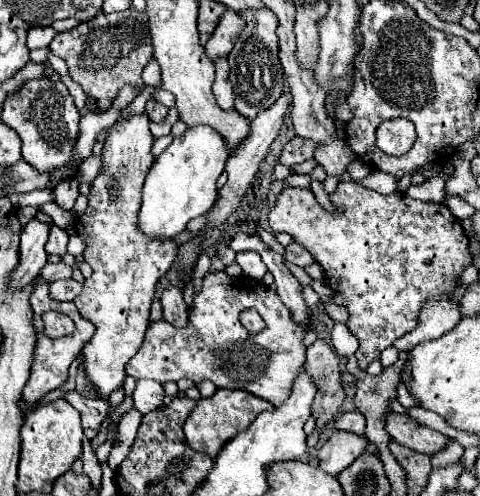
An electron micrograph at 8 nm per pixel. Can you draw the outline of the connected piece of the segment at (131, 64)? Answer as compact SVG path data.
M135 8L119 12L119 16L99 14L89 22L83 22L67 32L59 32L49 44L51 52L67 62L71 78L81 84L85 94L93 100L115 100L115 94L127 84L135 86L141 94L145 84L141 80L141 72L153 56L151 34L147 24L147 14L137 12Z

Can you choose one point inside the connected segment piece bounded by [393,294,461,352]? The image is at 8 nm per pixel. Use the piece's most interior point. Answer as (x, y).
(440, 316)

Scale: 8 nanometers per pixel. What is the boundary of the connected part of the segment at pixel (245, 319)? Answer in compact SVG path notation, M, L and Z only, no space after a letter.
M249 308L249 310L245 310L245 312L241 314L241 324L243 324L251 334L257 334L257 332L259 332L259 328L263 328L263 326L265 326L263 318L261 318L261 316L259 316L259 312L257 312L257 310L253 310L253 308Z

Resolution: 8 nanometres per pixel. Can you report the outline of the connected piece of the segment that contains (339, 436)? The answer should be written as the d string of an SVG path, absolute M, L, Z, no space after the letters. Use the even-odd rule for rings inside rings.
M333 432L329 440L325 440L323 446L317 450L319 468L331 476L337 476L359 454L363 454L365 446L367 446L365 436L357 436L351 432Z

